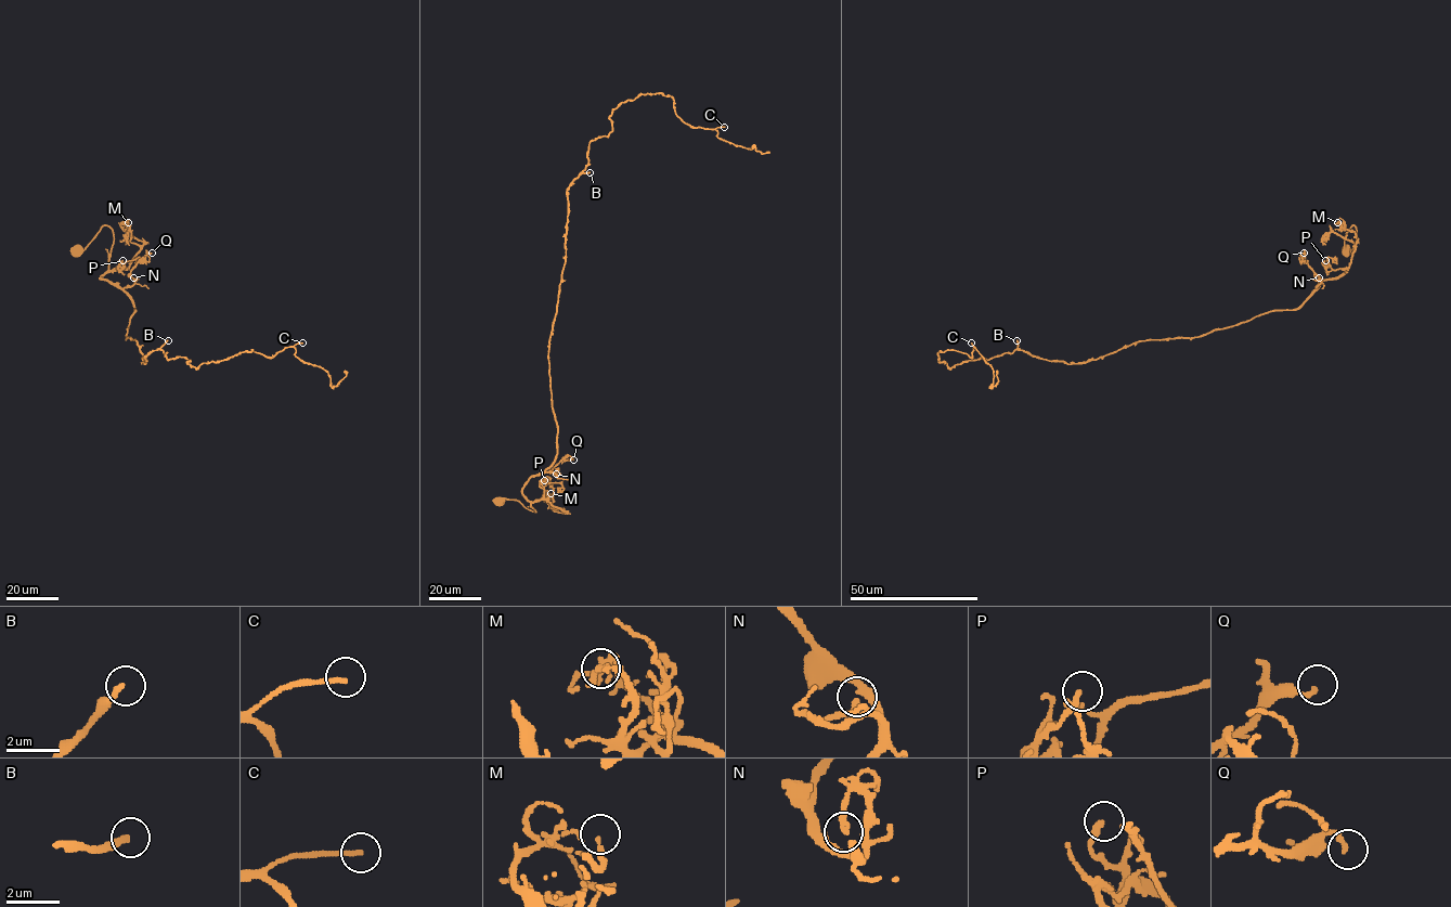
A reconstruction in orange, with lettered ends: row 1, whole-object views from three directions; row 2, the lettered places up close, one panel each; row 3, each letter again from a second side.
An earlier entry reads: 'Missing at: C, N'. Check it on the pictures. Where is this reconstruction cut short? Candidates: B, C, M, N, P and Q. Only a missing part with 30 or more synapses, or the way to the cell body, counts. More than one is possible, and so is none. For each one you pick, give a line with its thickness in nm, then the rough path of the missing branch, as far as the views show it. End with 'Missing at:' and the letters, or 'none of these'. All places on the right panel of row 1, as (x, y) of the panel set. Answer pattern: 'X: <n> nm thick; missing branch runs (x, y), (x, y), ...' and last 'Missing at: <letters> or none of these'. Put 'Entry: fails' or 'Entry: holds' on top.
Entry: fails
B: 240 nm thick; missing branch runs (1017, 340), (1014, 289), (1057, 238), (1062, 182), (1075, 156), (1049, 132), (1062, 127), (1076, 100)
C: 140 nm thick; missing branch runs (971, 342), (981, 357), (964, 372), (967, 381)
Missing at: B, C

